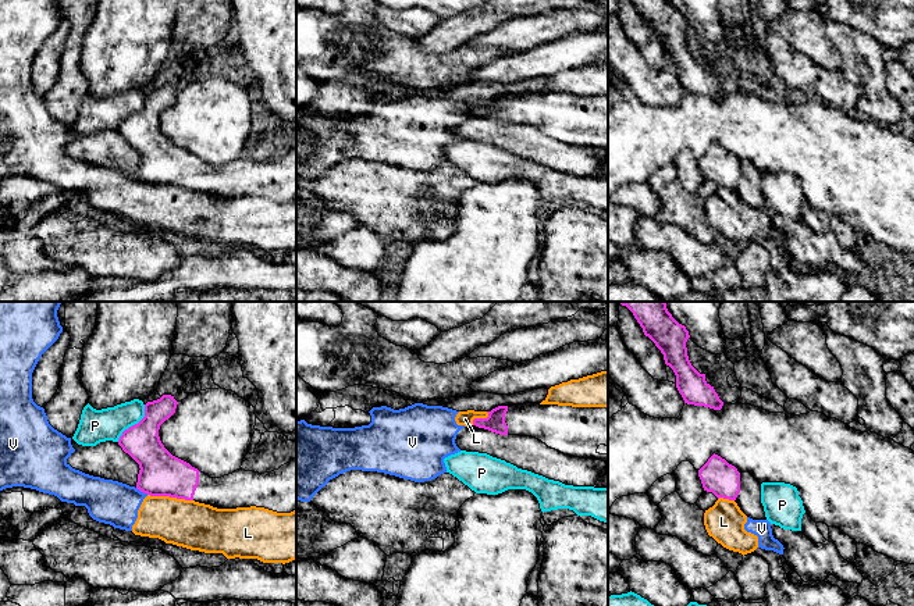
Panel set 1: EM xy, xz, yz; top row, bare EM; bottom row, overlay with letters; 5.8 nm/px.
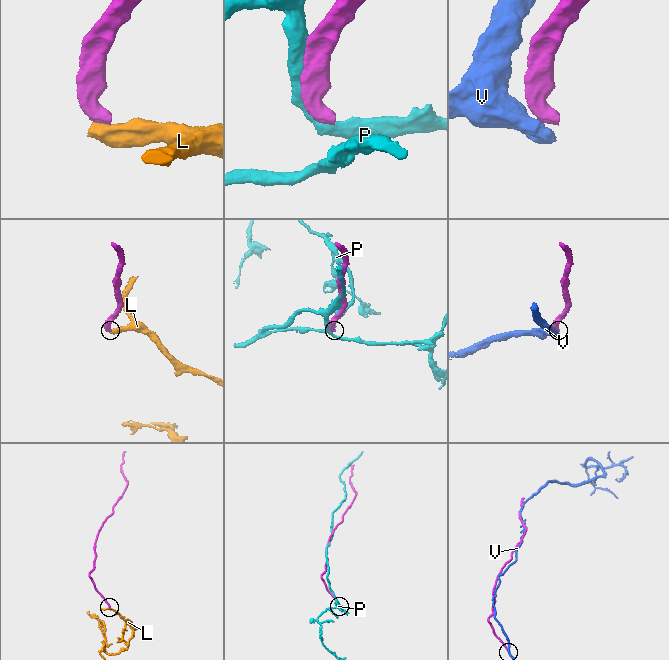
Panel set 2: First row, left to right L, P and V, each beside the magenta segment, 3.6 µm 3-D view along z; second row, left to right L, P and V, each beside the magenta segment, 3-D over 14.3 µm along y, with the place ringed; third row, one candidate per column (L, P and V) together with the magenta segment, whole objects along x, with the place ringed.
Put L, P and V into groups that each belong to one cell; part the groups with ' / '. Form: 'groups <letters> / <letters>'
groups L V / P

